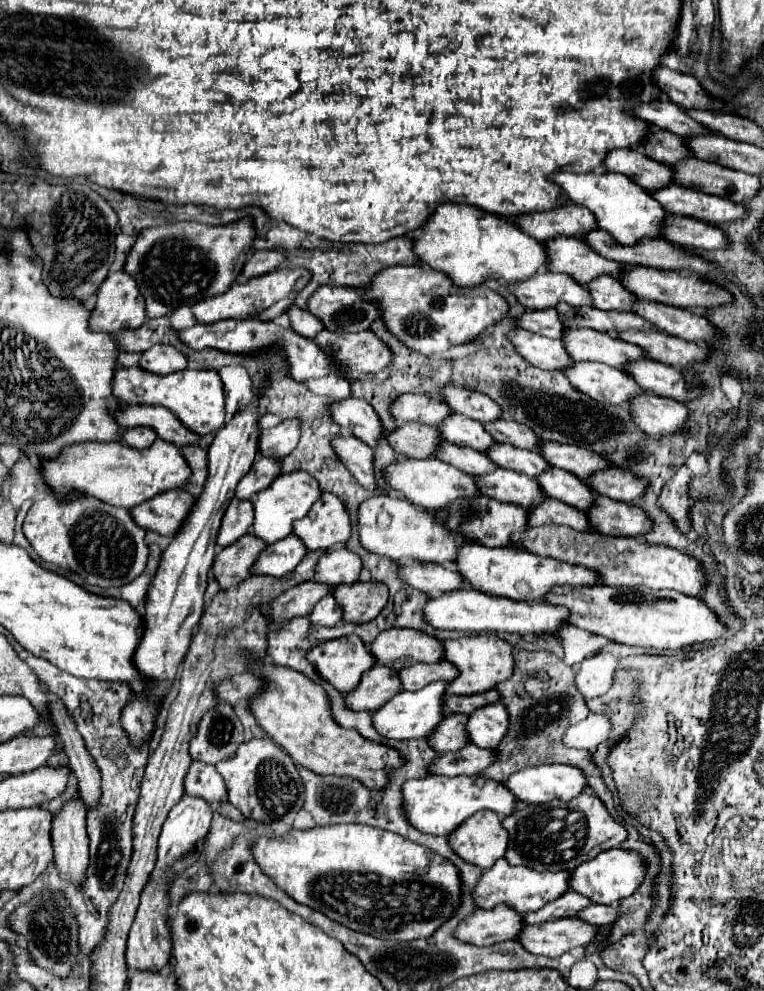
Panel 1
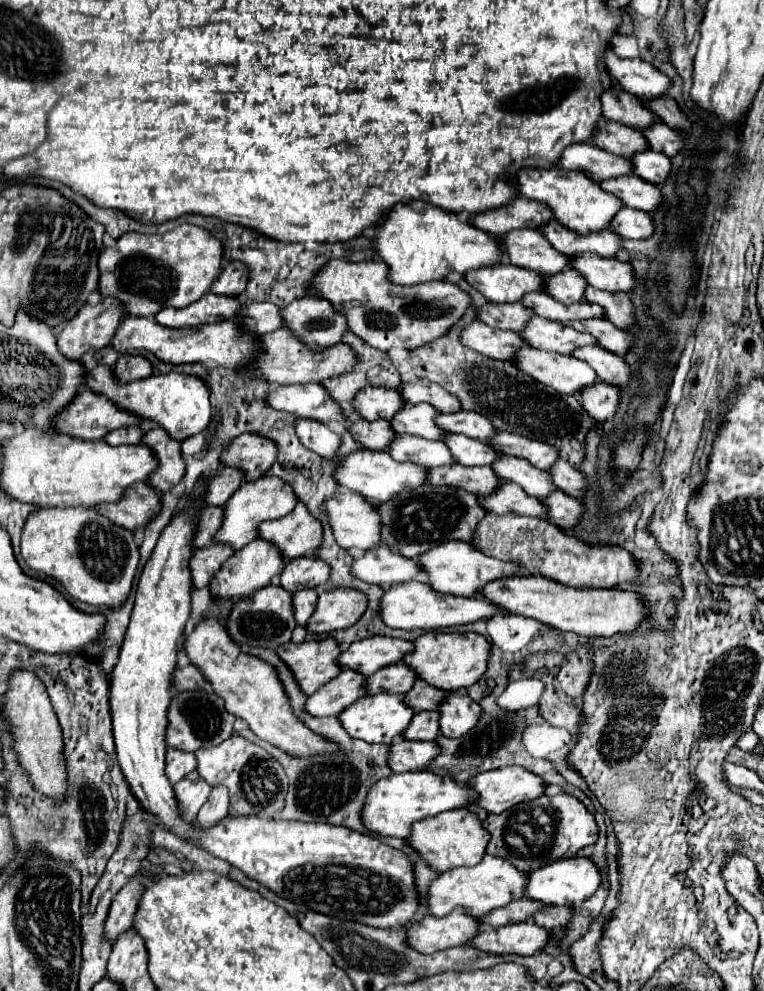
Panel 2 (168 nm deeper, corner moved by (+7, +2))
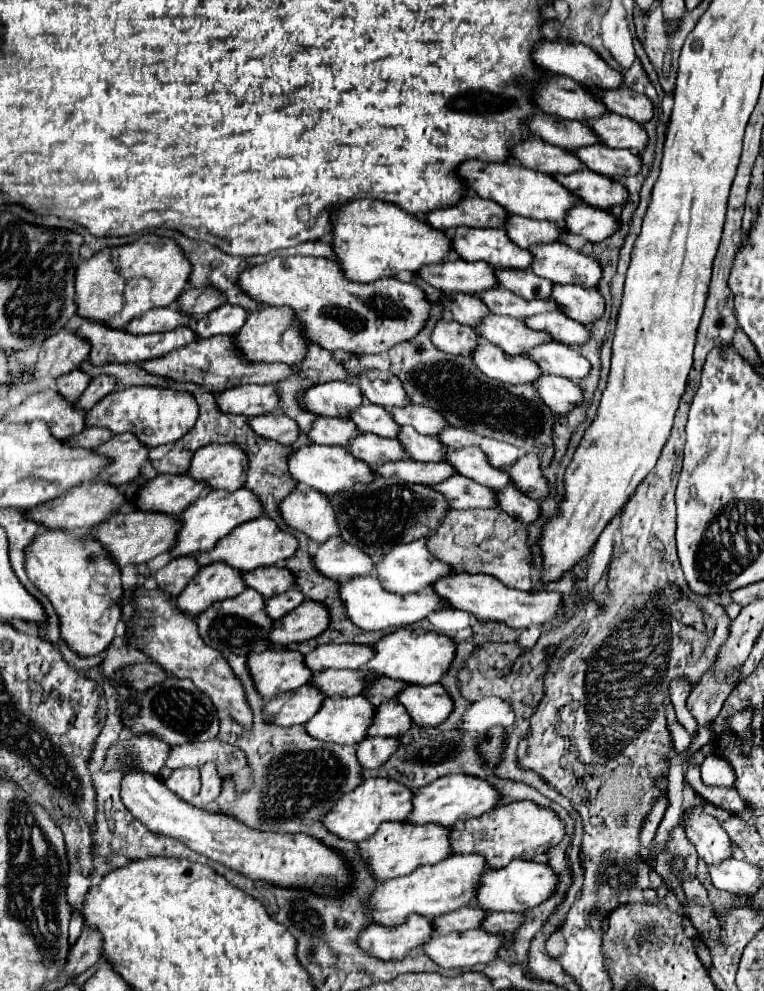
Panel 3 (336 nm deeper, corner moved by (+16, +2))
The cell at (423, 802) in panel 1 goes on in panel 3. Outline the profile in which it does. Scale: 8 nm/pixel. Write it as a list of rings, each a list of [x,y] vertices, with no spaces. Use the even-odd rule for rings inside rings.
[[[366,779],[360,783],[354,791],[346,793],[332,811],[324,817],[324,825],[328,831],[336,833],[342,839],[350,841],[364,841],[370,839],[380,823],[384,821],[404,821],[404,815],[412,811],[412,789],[404,787],[402,783],[396,783],[392,779]]]

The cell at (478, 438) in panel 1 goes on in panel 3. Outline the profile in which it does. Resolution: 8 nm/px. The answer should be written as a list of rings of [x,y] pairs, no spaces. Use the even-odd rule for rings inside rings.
[[[362,403],[352,417],[350,417],[360,433],[376,433],[382,437],[396,437],[396,431],[400,431],[400,425],[388,415],[386,407],[372,407],[372,403]]]

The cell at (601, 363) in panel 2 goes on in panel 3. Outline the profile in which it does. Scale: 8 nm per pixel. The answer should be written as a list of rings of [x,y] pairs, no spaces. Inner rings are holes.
[[[556,341],[544,343],[540,347],[534,347],[526,355],[534,359],[544,373],[560,375],[576,383],[586,379],[592,369],[590,361],[584,355],[580,355],[578,349],[568,347],[566,343],[556,343]]]

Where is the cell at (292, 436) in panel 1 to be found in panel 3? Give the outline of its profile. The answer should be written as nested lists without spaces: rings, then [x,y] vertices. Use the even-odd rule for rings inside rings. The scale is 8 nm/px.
[[[212,443],[196,451],[188,473],[198,481],[206,481],[212,489],[236,491],[248,475],[248,457],[230,443]]]

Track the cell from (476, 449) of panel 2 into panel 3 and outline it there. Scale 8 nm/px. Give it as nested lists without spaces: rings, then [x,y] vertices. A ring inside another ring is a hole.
[[[402,427],[398,439],[414,461],[444,461],[444,451],[450,451],[438,437],[420,435],[414,427]]]

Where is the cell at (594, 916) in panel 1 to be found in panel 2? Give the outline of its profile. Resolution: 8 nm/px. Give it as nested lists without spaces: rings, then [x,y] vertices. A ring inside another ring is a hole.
[[[543,907],[533,915],[533,923],[545,929],[557,929],[567,925],[571,917],[571,907]]]

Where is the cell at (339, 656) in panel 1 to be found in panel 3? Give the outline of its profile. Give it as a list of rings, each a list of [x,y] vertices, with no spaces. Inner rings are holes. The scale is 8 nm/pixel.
[[[270,647],[262,653],[252,653],[248,657],[248,667],[254,677],[260,695],[270,701],[288,691],[312,681],[312,671],[304,667],[304,655],[292,649]]]

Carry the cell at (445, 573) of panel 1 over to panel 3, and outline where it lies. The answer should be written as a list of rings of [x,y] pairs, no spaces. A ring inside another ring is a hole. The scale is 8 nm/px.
[[[330,539],[320,545],[314,553],[314,567],[334,581],[374,573],[374,561],[358,547],[352,547],[340,539]]]

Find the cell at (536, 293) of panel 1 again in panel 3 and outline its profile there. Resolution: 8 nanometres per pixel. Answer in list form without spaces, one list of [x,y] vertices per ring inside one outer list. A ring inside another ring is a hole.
[[[455,251],[448,254],[444,263],[424,267],[420,275],[432,287],[448,293],[480,295],[480,291],[486,291],[498,285],[498,279],[494,277],[496,267],[488,263],[464,261]]]

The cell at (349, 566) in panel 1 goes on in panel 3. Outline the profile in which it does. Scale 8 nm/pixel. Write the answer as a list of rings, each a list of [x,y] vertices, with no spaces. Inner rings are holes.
[[[278,565],[258,567],[254,571],[248,571],[244,581],[246,581],[248,587],[256,589],[266,599],[296,587],[296,579],[292,579],[292,575],[288,575],[288,569],[286,567],[278,567]]]

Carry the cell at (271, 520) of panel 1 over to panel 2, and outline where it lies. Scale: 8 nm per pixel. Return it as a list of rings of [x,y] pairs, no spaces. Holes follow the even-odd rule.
[[[265,475],[263,479],[257,479],[253,483],[243,483],[223,505],[223,521],[213,541],[231,545],[235,551],[239,551],[241,547],[245,547],[245,543],[251,543],[253,539],[257,539],[259,523],[269,519],[279,519],[289,511],[293,511],[295,505],[297,505],[297,499],[293,499],[293,491],[289,491],[289,485],[281,483],[281,479],[277,477]]]

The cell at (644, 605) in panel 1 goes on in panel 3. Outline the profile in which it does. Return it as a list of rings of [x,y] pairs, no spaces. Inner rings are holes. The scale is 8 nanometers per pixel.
[[[460,571],[456,575],[440,579],[434,585],[434,591],[456,609],[464,609],[482,621],[506,623],[514,629],[526,629],[532,623],[544,625],[544,623],[552,621],[552,617],[558,617],[564,609],[562,595],[556,591],[520,591],[514,587],[506,587],[502,581],[498,581],[496,577],[486,575],[486,573]]]

